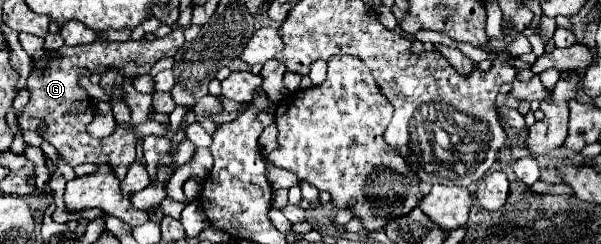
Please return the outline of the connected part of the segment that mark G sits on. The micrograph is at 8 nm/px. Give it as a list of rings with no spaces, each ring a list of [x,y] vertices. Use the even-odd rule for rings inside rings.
[[[174,29],[168,37],[164,39],[140,39],[140,41],[126,41],[126,43],[108,43],[108,41],[98,41],[98,43],[92,43],[92,45],[76,45],[76,47],[70,47],[70,45],[62,45],[58,51],[46,51],[38,61],[32,63],[32,71],[30,71],[30,77],[26,81],[26,89],[30,91],[30,101],[24,105],[24,109],[18,111],[18,123],[24,131],[36,131],[40,125],[46,127],[46,131],[42,133],[42,139],[46,139],[48,143],[52,143],[56,147],[56,151],[62,155],[62,159],[70,165],[70,167],[76,167],[76,165],[82,165],[82,163],[108,163],[108,165],[132,165],[134,159],[136,159],[136,137],[134,137],[134,127],[148,121],[150,119],[150,105],[152,101],[150,99],[132,99],[132,95],[128,95],[126,99],[126,105],[130,107],[130,113],[132,113],[132,125],[130,129],[118,125],[114,135],[112,137],[106,137],[106,139],[94,139],[88,131],[86,131],[86,125],[94,119],[94,103],[90,99],[90,95],[80,87],[78,79],[80,77],[90,77],[90,75],[104,75],[108,69],[118,69],[120,75],[128,77],[128,79],[134,79],[134,77],[140,77],[140,75],[146,75],[150,73],[152,65],[162,59],[162,57],[174,57],[176,51],[184,45],[184,29]]]

